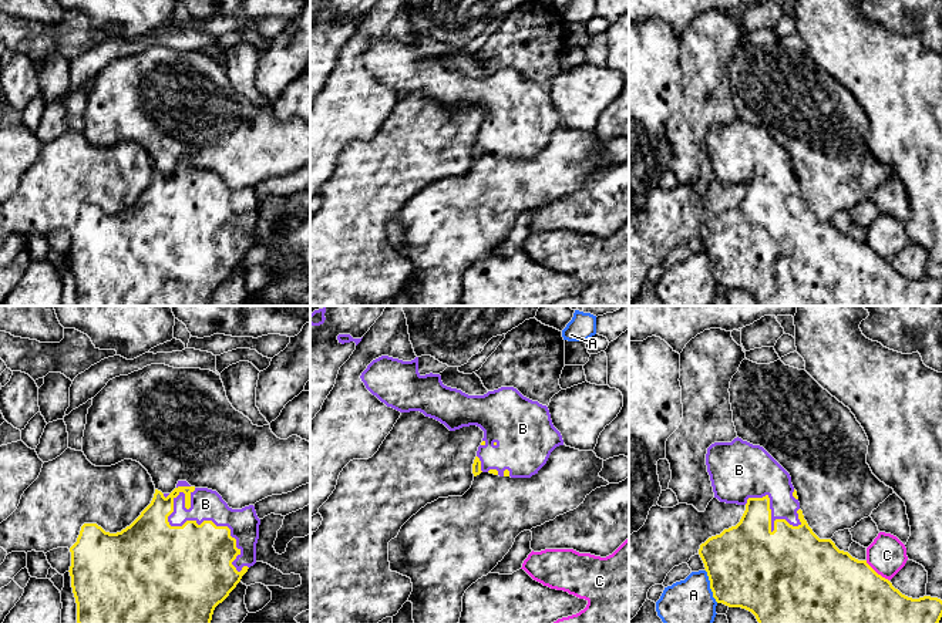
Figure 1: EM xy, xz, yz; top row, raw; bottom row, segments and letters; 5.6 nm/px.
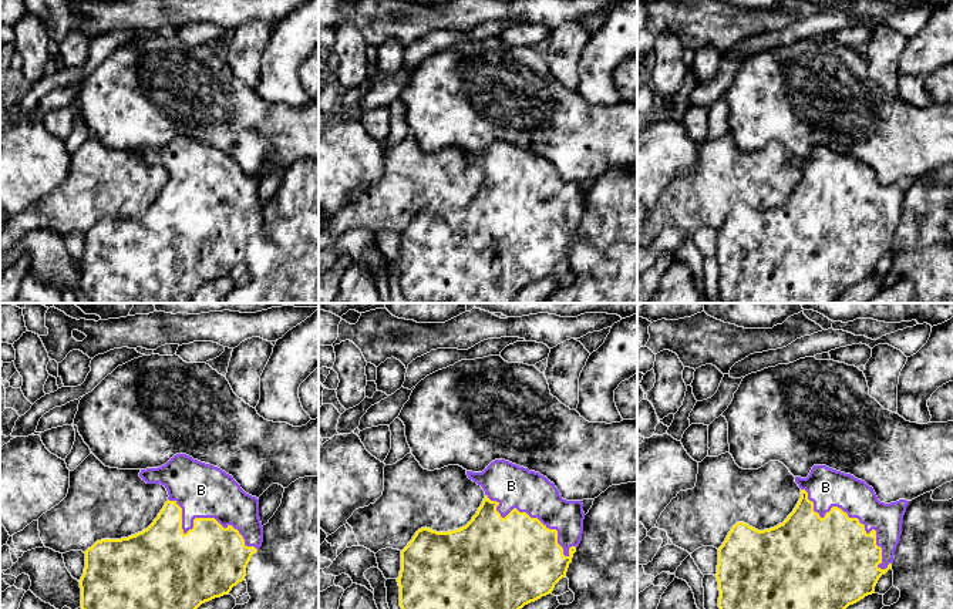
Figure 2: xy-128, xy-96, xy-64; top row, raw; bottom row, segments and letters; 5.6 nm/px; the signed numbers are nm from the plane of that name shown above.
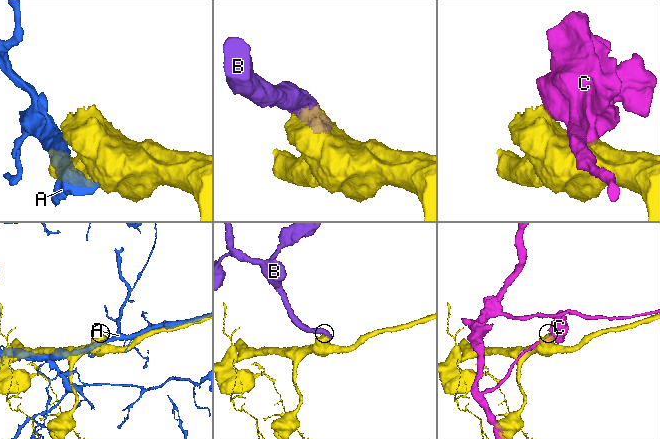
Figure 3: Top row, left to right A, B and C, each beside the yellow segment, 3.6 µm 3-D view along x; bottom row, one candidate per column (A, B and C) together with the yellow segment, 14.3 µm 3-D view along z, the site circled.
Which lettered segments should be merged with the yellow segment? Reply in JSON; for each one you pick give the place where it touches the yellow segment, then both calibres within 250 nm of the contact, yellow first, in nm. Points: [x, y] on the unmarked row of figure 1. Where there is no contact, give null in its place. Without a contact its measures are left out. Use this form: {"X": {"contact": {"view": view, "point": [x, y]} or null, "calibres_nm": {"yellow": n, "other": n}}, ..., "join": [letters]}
{"B": {"contact": {"view": "xy", "point": [209, 202]}, "calibres_nm": {"yellow": 440, "other": 180}}, "join": ["B"]}

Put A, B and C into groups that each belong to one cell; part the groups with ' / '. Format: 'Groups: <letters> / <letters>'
Groups: A / B / C

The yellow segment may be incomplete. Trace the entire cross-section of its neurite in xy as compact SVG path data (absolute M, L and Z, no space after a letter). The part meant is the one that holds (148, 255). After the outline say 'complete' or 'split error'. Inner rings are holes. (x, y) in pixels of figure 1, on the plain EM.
M178 162L171 175L155 171L151 185L125 211L105 213L97 205L84 205L71 233L71 269L78 306L211 306L215 289L222 284L256 245L260 201L255 188L232 191L208 169Z; split error

